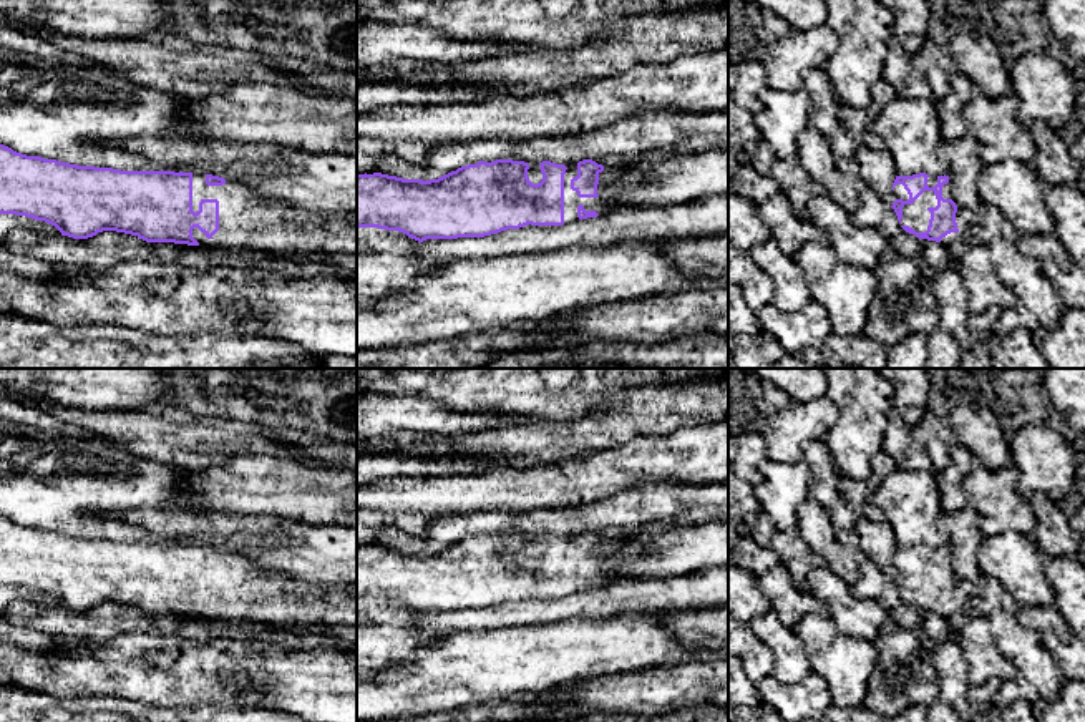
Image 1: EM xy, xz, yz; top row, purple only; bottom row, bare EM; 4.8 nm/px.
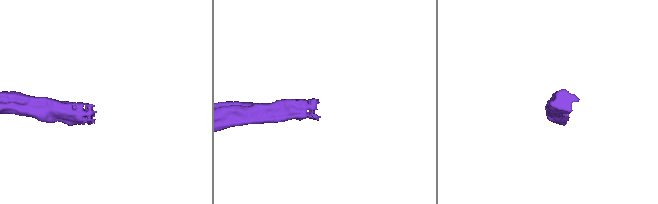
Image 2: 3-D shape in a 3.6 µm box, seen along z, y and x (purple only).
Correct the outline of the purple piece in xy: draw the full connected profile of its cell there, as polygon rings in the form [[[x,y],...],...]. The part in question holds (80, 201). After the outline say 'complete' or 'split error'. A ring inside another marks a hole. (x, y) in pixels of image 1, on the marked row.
[[[0,144],[0,214],[27,216],[55,226],[61,236],[88,239],[103,231],[138,236],[146,242],[174,242],[269,254],[357,254],[357,219],[322,219],[299,207],[269,201],[254,186],[204,173],[121,171],[27,156]]] | split error

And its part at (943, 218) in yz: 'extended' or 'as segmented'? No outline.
extended

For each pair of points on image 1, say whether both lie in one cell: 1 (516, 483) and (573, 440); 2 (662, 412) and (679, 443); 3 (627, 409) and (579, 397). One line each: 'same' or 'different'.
1: different
2: different
3: different

